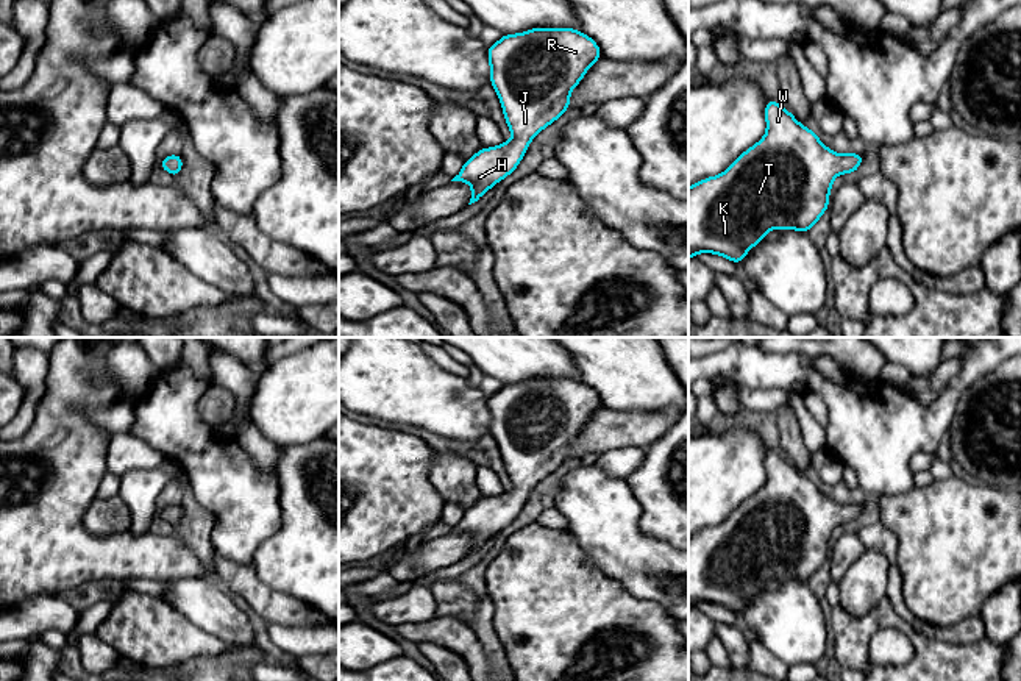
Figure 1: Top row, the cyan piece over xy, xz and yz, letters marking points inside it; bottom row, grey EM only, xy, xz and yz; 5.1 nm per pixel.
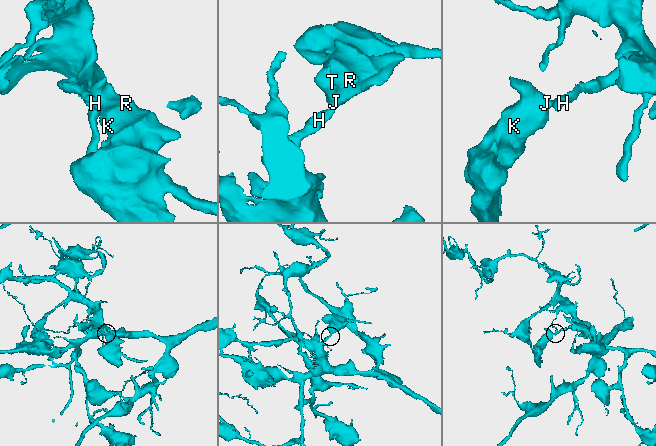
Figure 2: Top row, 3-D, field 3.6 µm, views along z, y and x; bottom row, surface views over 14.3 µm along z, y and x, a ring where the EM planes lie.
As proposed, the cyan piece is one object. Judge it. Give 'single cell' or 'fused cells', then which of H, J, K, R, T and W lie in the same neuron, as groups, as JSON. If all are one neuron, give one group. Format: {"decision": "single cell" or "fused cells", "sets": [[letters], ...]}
{"decision": "single cell", "sets": [["H", "J", "K", "R", "T", "W"]]}

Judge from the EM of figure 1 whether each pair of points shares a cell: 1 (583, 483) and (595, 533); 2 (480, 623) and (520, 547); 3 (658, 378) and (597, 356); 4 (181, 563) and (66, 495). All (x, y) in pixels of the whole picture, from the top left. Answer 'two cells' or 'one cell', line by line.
1: one cell
2: two cells
3: one cell
4: one cell

